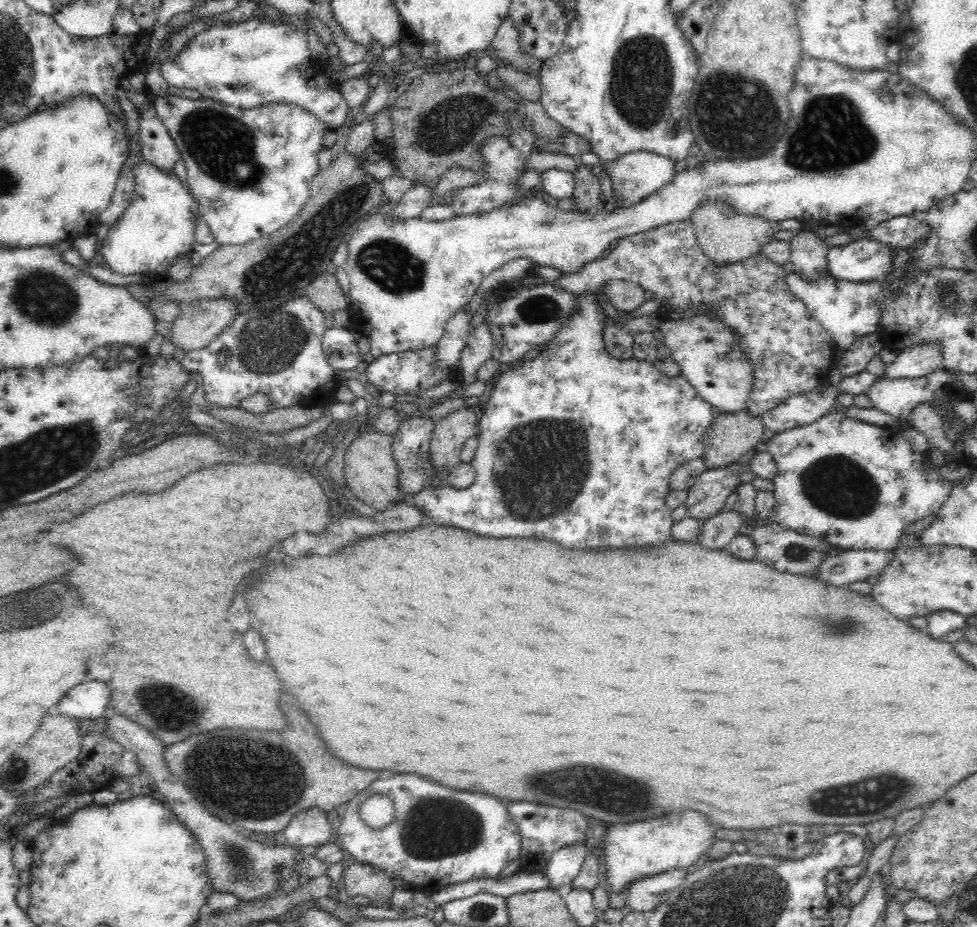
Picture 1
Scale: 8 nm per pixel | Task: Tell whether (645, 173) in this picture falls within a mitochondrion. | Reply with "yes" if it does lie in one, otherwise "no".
no

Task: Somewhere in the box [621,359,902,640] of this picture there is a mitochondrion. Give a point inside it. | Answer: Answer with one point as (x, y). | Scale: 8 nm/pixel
(835, 484)

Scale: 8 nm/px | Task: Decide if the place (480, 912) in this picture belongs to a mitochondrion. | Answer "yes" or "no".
yes

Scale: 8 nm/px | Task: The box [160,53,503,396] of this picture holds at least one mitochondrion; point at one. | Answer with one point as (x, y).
(307, 251)

